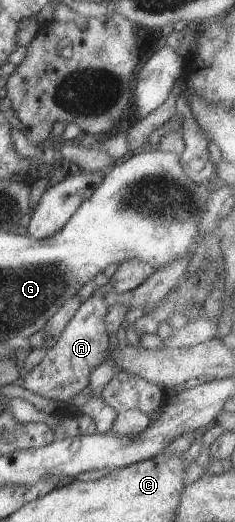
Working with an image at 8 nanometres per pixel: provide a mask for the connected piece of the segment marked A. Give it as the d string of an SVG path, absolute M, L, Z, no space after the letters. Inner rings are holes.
M97 287L88 299L80 303L72 319L58 335L56 343L50 349L45 349L42 361L36 363L30 372L25 374L21 387L41 397L56 400L58 403L70 401L80 390L86 388L88 375L96 365L100 365L100 361L106 355L106 347L109 345L104 325L104 315L107 311L104 296L104 292Z

